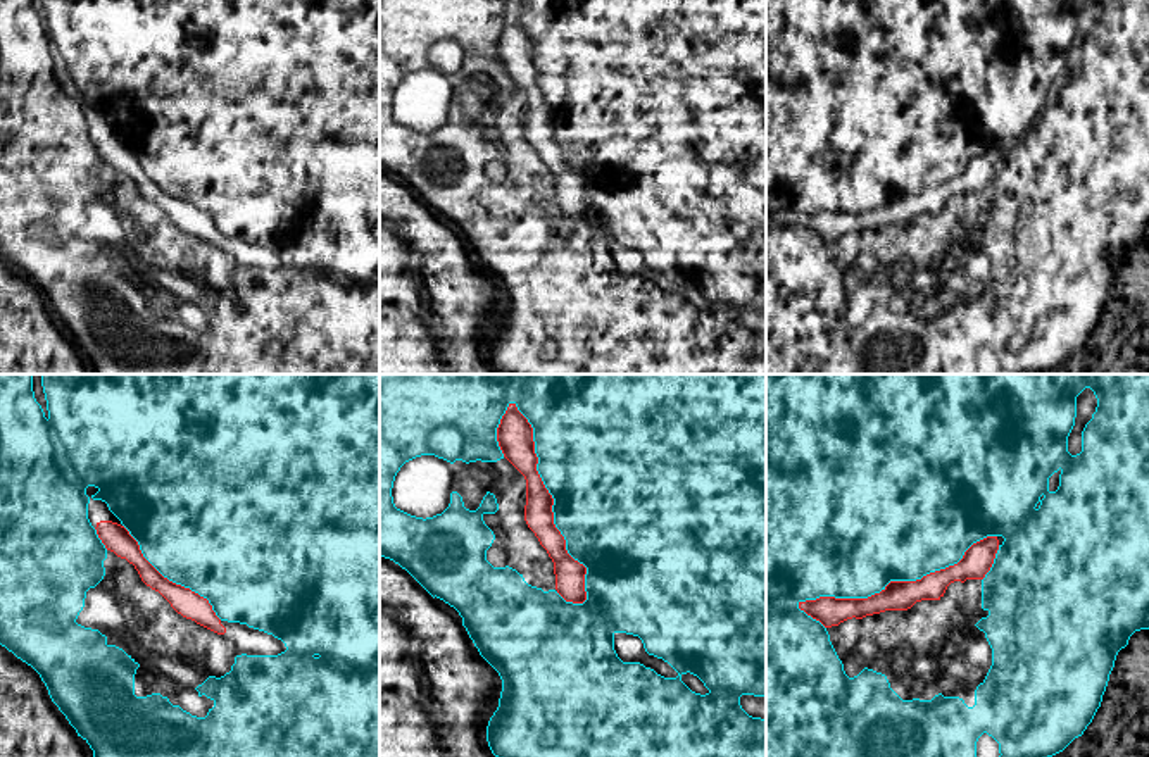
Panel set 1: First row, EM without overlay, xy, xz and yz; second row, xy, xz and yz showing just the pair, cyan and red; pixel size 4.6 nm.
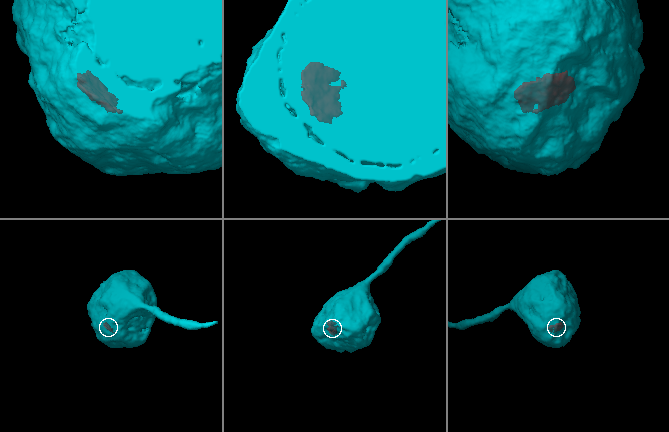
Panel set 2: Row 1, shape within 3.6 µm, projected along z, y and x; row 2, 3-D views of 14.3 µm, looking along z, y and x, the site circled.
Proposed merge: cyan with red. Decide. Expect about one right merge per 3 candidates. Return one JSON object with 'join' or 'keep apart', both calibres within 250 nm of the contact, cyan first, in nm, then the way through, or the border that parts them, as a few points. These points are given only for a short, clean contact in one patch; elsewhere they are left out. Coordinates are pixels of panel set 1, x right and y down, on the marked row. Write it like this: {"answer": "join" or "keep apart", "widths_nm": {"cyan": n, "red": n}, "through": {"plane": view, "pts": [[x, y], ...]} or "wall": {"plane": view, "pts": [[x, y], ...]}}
{"answer": "join", "widths_nm": {"cyan": 500, "red": 140}}

